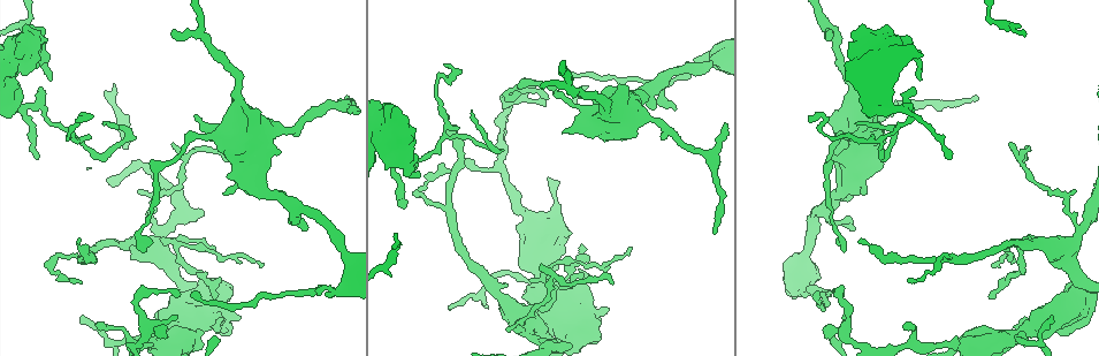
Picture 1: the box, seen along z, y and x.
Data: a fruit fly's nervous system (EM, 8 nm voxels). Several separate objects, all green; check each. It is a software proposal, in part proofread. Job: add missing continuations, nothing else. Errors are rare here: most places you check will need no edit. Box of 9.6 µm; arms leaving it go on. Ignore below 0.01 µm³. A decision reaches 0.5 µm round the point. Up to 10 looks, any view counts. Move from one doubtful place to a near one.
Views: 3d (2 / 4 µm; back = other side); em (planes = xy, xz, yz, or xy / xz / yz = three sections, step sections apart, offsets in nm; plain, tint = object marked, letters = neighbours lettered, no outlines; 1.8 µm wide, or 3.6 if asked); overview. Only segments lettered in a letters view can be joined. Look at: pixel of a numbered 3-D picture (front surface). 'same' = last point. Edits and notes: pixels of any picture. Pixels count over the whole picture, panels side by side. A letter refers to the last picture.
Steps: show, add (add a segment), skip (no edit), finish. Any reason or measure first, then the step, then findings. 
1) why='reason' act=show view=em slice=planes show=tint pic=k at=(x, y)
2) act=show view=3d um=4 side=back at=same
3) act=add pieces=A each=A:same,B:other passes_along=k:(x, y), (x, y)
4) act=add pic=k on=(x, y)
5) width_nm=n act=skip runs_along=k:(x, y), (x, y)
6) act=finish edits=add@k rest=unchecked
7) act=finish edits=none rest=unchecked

why='an open end' act=show view=3d um=2 pic=1 at=(716, 232)

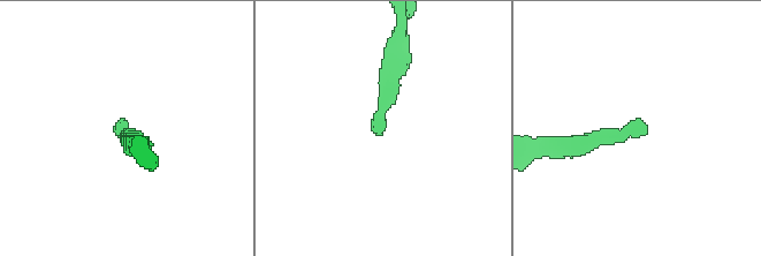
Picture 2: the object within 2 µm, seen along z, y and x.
act=show view=em slice=planes show=letters pic=2 at=(375, 135)

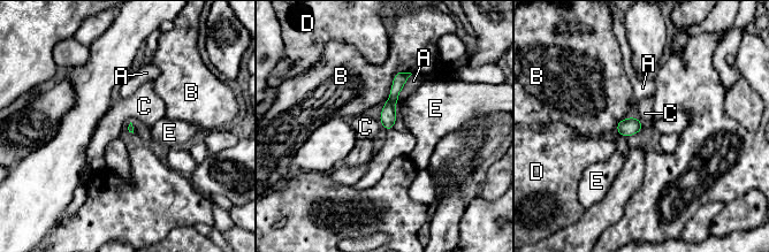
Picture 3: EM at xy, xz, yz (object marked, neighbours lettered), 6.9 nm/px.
act=skip each=A:other,B:other,C:other,D:other,E:other runs_along=3:(405, 75), (389, 105), (388, 127) found='none of them fits'

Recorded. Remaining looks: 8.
why='branch point' act=show view=em slice=planes show=letters pic=1 at=(177, 243)

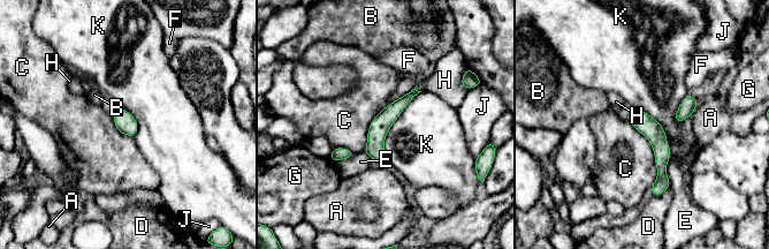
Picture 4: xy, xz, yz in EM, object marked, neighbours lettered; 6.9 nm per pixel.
act=skip each=A:other,B:other,C:other,D:other,E:other,F:other,G:other,H:other,J:other,K:other border=4:(421, 91), (387, 133), (386, 159) found='none of them fits'

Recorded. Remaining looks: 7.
why='sudden change in width' act=show view=em slice=xy step=4 show=tint pic=1 at=(1013, 337)

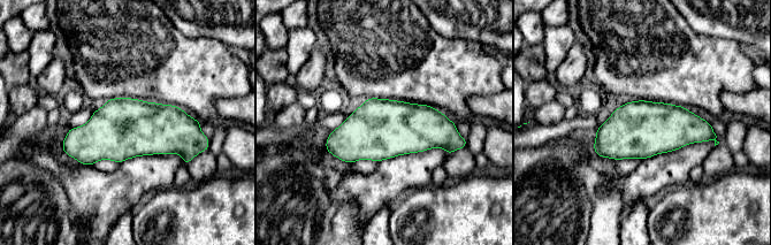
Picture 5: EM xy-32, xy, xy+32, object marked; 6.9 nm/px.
why='cut it another way' act=show view=em slice=planes show=letters at=same

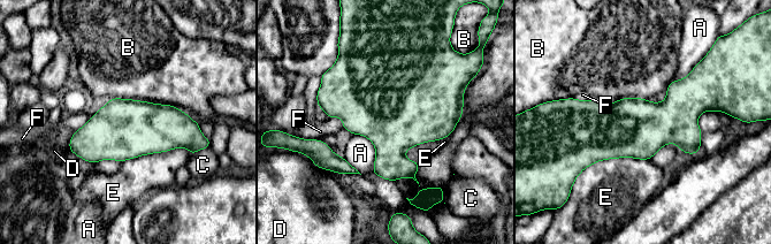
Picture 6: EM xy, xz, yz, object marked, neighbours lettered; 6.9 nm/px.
act=skip each=A:other,B:other,C:other,D:other,E:other,F:other border=6:(352, 135), (394, 182) found='none of them fits'

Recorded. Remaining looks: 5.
why='thick turns thin' act=show view=3d um=4 side=back pic=1 at=(572, 342)

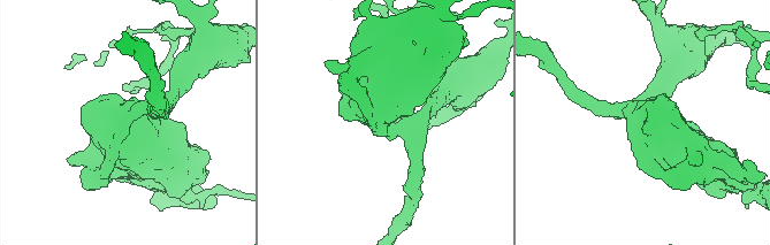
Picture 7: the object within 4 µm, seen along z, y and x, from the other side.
act=show view=em slice=xz step=4 show=tint pic=7 at=(128, 112)

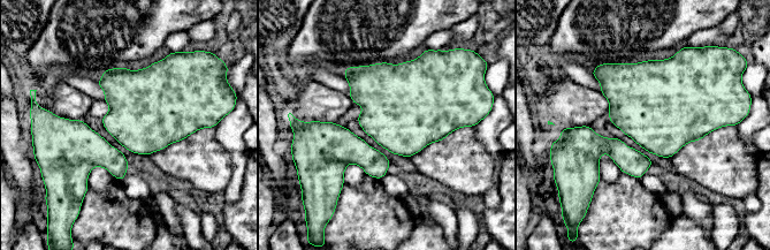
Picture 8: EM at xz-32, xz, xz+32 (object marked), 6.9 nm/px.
why='another direction' act=show view=em slice=xy step=16 show=letters at=same

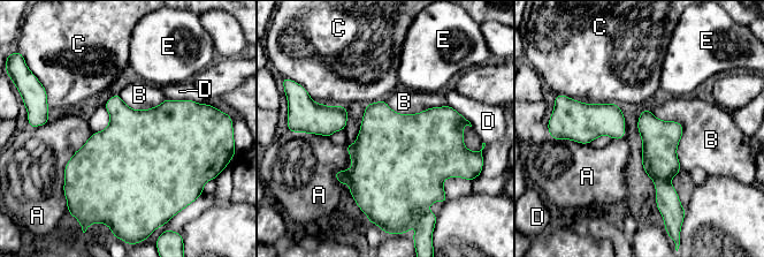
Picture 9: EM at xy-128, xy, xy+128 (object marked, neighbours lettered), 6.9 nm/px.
width_nm=200 act=skip each=A:other,B:other,C:other,D:other,E:other border=9:(650, 111), (682, 126), (681, 167) found='no lettered segment goes on from it'

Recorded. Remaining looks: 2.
act=finish edits=none rest=unchecked

